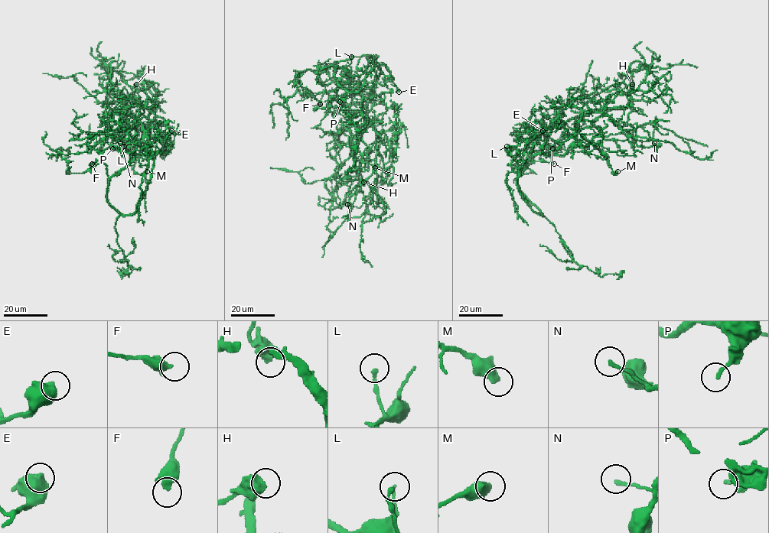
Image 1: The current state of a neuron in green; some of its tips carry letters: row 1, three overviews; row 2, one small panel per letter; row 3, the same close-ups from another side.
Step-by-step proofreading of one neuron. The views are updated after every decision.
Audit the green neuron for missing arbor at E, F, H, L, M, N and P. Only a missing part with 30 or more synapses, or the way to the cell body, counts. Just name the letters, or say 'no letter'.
no letter

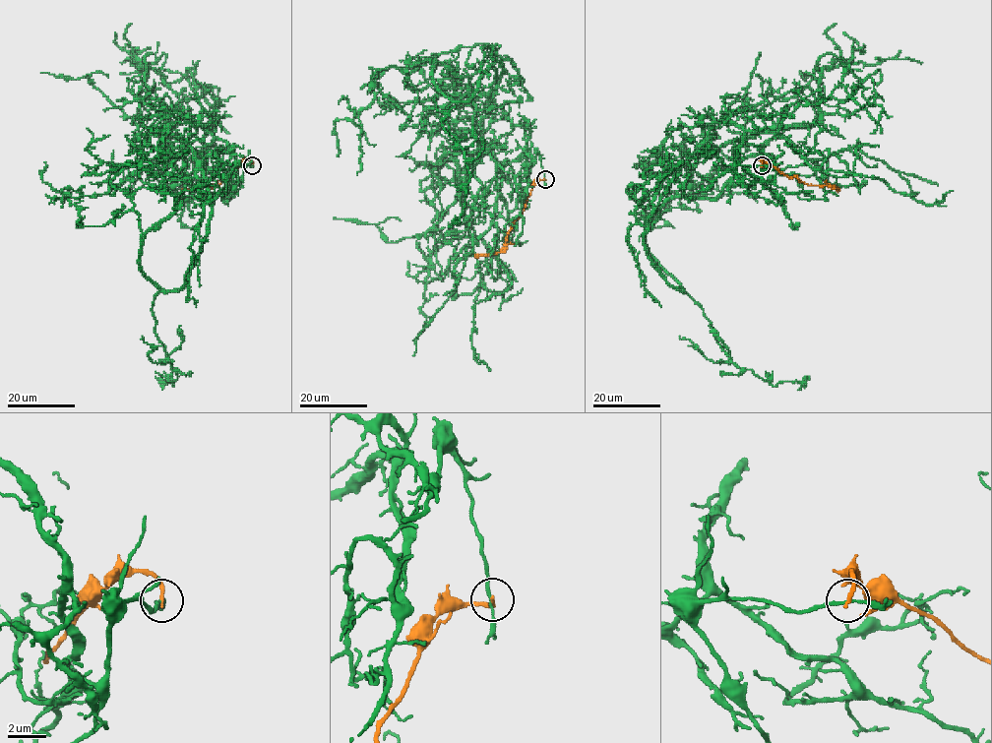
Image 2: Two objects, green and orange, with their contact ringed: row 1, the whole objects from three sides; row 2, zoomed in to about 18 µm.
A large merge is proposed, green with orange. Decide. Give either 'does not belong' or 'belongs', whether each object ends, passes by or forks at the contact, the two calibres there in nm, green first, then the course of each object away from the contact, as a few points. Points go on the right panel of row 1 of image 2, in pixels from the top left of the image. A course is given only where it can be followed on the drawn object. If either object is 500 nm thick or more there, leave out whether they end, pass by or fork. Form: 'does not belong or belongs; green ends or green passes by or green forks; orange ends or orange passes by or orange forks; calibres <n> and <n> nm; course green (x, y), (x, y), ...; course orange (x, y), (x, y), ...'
does not belong; green passes by; orange ends; calibres 130 and 220 nm; course green (762, 164), (735, 166), (758, 198), (736, 184), (670, 197), (647, 250), (732, 362), (774, 386), (808, 376); course orange (762, 164), (763, 159), (784, 175), (797, 176), (808, 185), (839, 189)

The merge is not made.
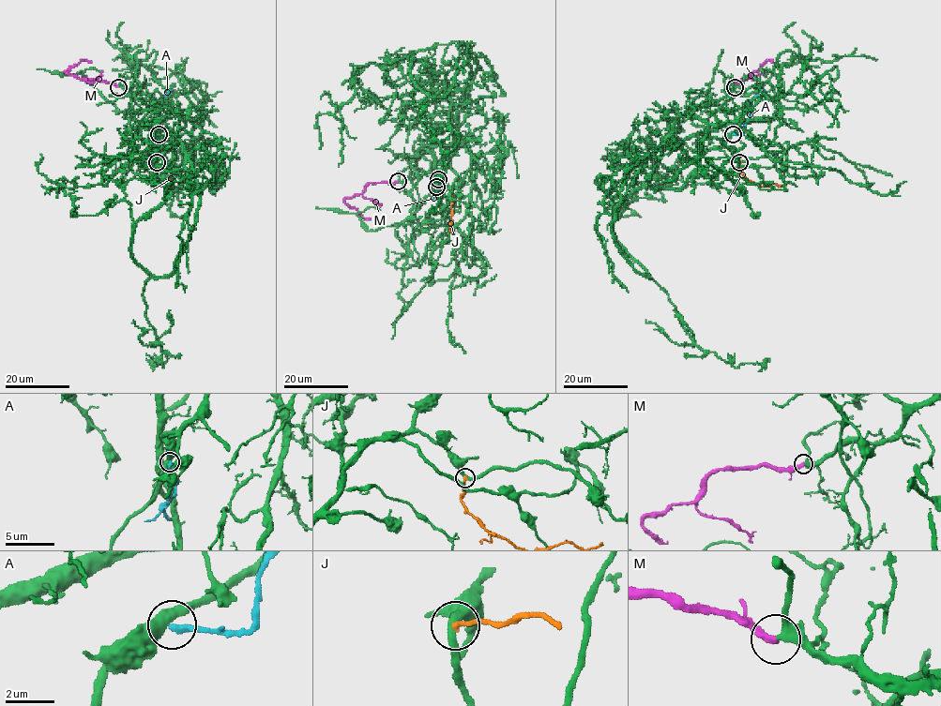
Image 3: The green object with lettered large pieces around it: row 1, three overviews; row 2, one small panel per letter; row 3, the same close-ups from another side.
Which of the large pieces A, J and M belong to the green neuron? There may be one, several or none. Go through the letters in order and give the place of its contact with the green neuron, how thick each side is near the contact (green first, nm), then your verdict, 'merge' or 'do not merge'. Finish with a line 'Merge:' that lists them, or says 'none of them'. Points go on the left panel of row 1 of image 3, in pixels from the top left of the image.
A: contact (159, 134); calibres 480 and 320 nm; do not merge
J: contact (157, 162); calibres 300 and 240 nm; do not merge
M: contact (118, 87); calibres 380 and 320 nm; merge
Merge: M

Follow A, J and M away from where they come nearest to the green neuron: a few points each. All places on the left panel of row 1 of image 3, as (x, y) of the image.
A: (159, 133), (156, 116), (162, 96), (165, 99), (159, 98)
J: (157, 161), (173, 174), (174, 180), (170, 186), (173, 184)
M: (118, 87), (104, 82), (90, 82), (66, 71), (81, 61), (92, 63)

